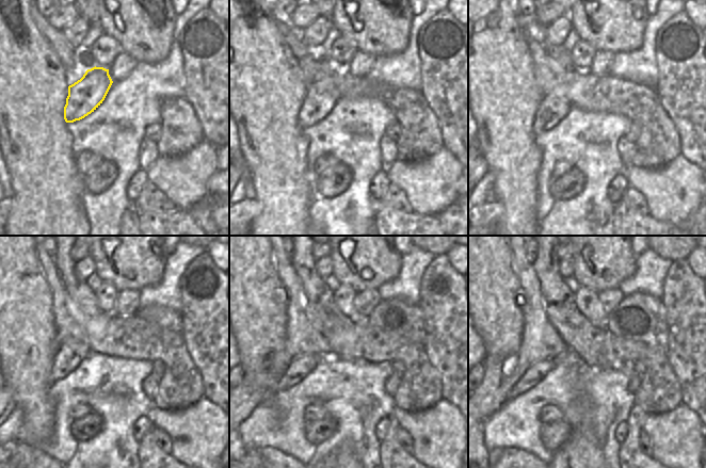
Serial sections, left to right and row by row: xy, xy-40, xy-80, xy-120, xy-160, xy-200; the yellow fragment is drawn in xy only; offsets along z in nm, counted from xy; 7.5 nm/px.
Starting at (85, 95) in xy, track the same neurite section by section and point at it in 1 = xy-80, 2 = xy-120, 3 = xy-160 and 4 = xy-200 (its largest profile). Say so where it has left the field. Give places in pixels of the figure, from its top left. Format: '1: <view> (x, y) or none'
1: xy-80 (552, 109)
2: xy-120 (70, 353)
3: xy-160 (300, 367)
4: xy-200 (536, 371)

